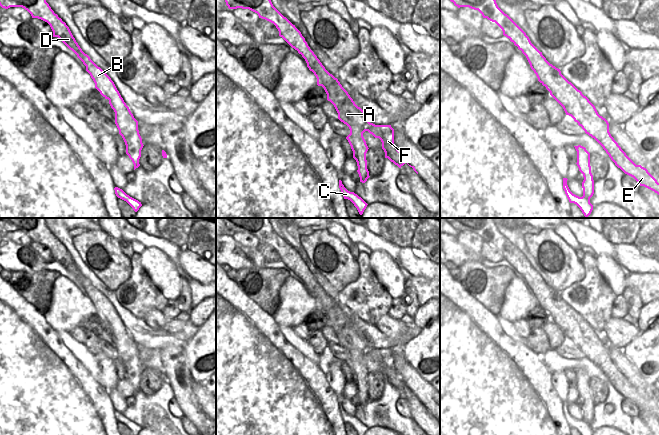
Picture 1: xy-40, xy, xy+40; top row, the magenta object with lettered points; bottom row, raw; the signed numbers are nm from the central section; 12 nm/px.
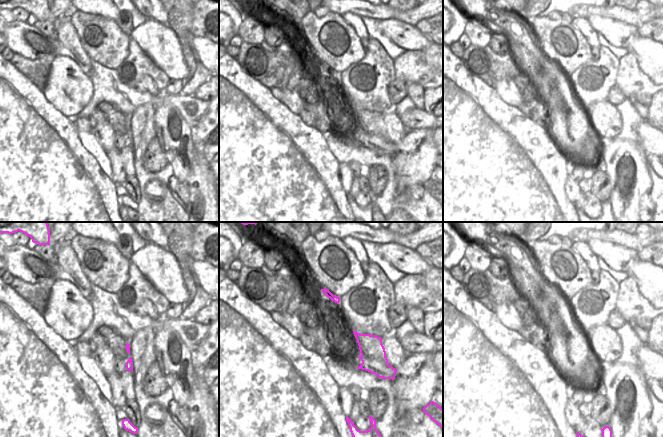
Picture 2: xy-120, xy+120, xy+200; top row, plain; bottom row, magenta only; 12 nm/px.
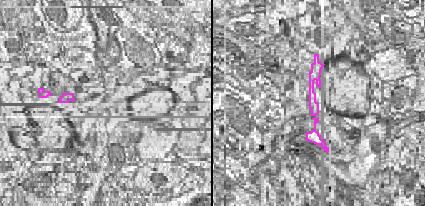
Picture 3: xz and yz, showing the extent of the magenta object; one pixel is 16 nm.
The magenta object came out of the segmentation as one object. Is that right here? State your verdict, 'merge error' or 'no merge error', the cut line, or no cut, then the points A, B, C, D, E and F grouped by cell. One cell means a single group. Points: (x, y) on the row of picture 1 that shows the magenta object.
merge error; cut in xy-40 along (141, 138), (135, 145), (135, 151), (128, 155); A B D E F / C

